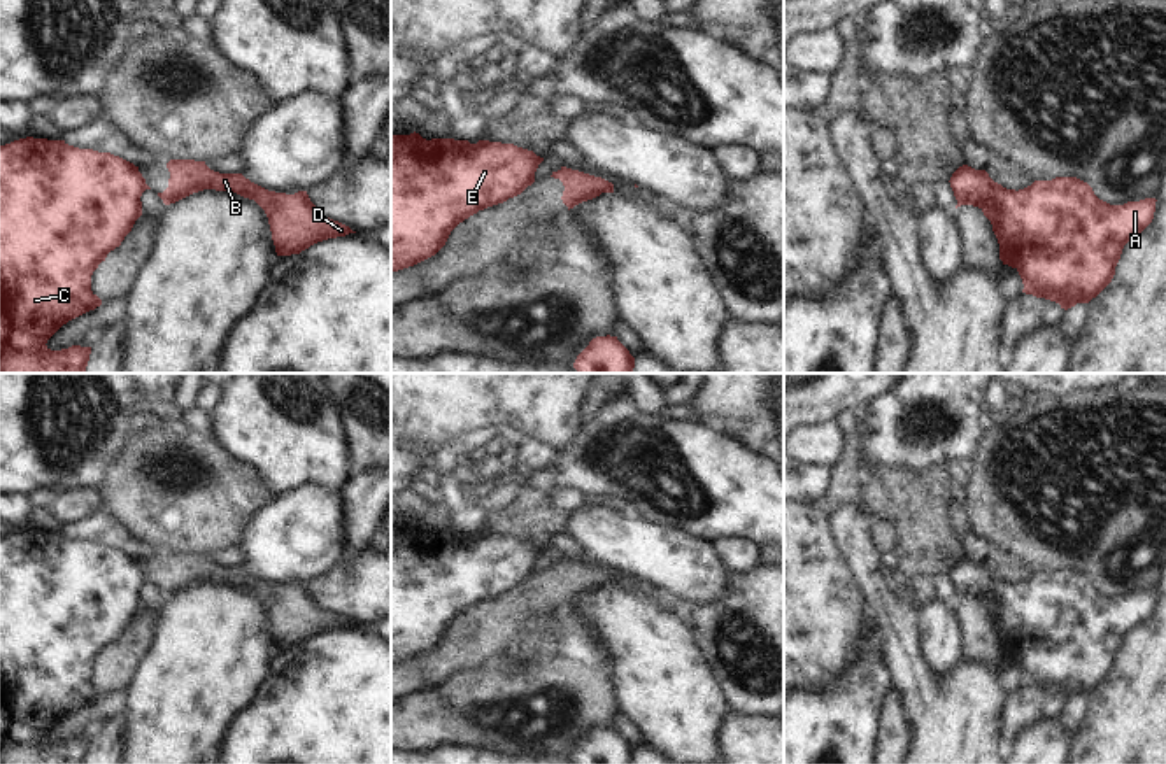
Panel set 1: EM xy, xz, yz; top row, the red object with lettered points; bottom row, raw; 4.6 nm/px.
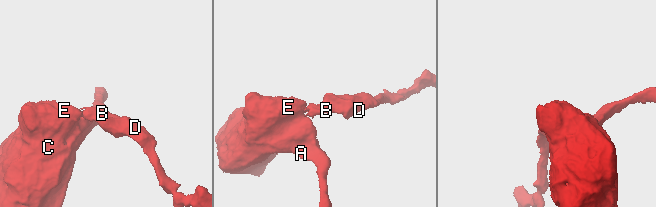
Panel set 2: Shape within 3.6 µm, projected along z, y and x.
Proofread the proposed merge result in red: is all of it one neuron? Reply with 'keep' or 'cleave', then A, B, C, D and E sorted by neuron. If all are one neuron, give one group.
cleave | A C E / B D

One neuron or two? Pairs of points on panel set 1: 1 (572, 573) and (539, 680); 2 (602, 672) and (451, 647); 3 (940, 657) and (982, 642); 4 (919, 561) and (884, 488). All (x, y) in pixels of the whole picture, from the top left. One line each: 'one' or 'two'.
1: two
2: two
3: two
4: one

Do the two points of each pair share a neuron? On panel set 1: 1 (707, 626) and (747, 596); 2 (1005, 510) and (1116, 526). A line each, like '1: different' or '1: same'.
1: same
2: same

